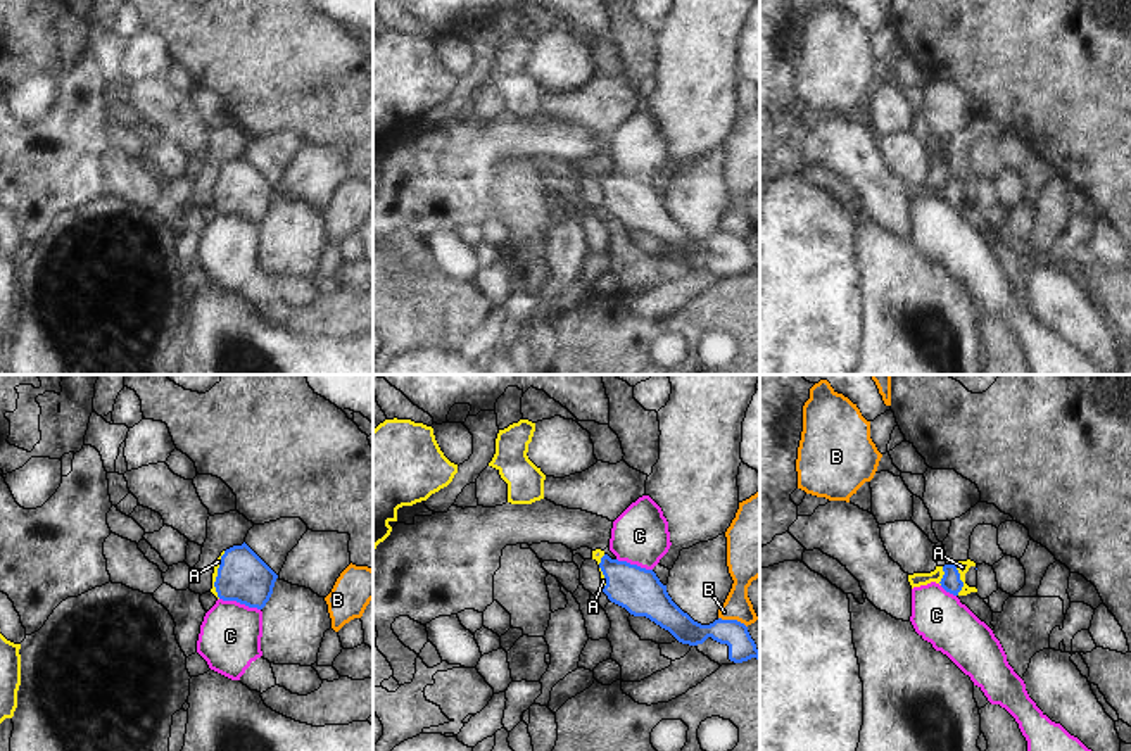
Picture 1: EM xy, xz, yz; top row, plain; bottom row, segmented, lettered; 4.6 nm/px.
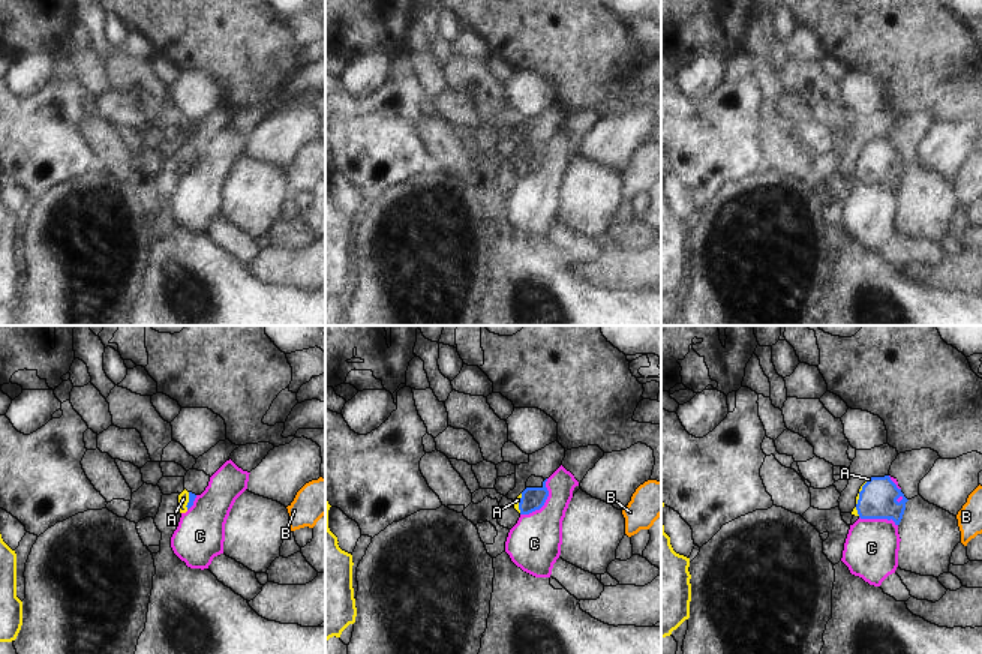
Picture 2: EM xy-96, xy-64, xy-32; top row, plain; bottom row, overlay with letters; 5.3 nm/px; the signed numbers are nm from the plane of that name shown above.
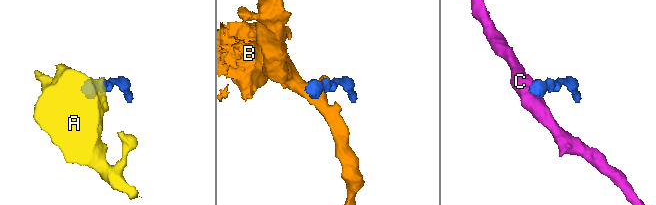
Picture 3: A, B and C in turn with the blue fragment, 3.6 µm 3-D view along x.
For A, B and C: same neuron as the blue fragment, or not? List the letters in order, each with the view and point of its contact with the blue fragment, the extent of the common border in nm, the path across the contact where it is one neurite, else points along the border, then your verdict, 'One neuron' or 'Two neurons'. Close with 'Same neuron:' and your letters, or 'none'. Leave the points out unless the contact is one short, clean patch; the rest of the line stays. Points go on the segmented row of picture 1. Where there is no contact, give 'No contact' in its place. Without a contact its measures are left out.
A: Touches blue at xy (218, 575). Shared border 220 nm. Path across: xy (244, 577), (218, 575), (218, 561). One neuron
B: Touches blue at xz (732, 620). Shared border 140 nm. Boundary: xz (719, 617), (739, 620), (746, 627). Two neurons
C: Touches blue at xy (240, 603). Shared border 200 nm. Boundary: xy (220, 598), (259, 610). Two neurons
Same neuron: A.

